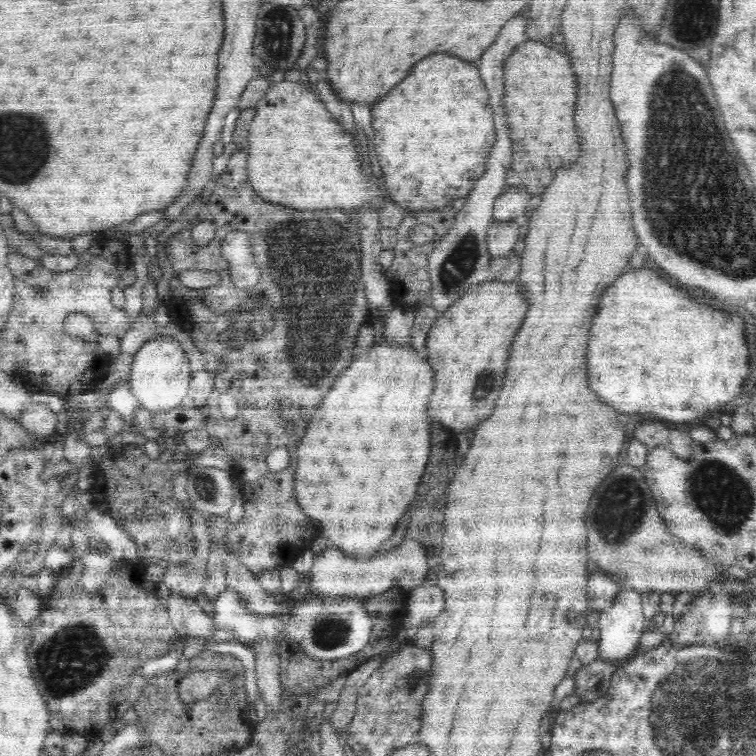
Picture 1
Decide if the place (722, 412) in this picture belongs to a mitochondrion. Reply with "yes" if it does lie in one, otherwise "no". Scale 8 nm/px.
no

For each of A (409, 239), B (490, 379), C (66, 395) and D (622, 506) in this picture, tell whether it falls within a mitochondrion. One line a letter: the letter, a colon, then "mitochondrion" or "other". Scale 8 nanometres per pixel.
A: other
B: mitochondrion
C: other
D: mitochondrion

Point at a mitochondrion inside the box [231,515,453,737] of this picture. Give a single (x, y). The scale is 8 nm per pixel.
(329, 631)

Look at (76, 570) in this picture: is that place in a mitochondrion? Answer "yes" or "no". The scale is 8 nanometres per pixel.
no

